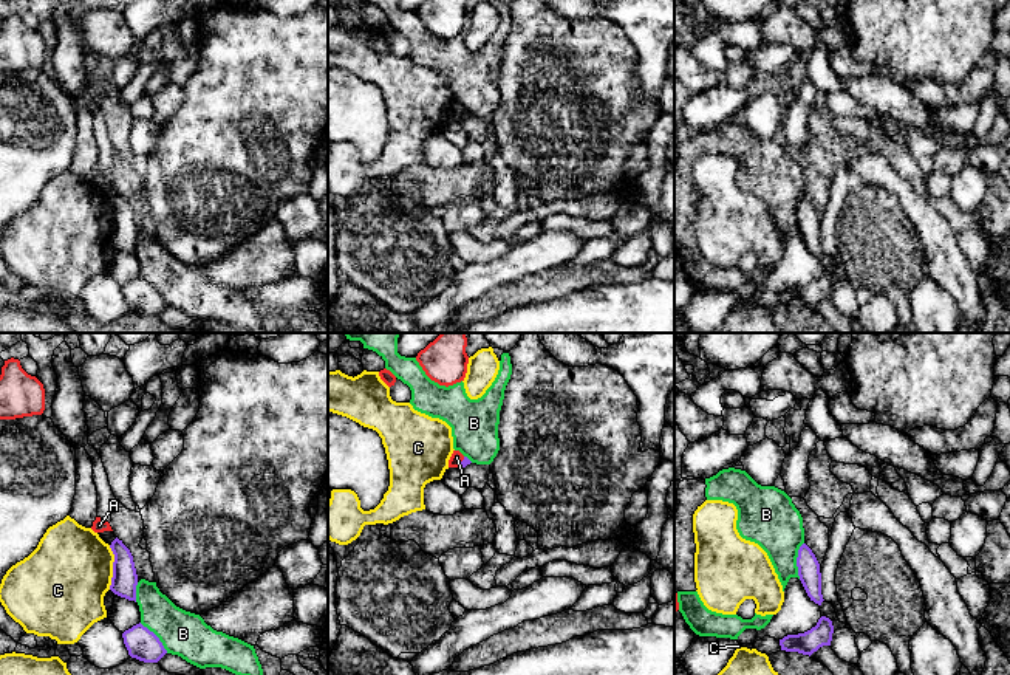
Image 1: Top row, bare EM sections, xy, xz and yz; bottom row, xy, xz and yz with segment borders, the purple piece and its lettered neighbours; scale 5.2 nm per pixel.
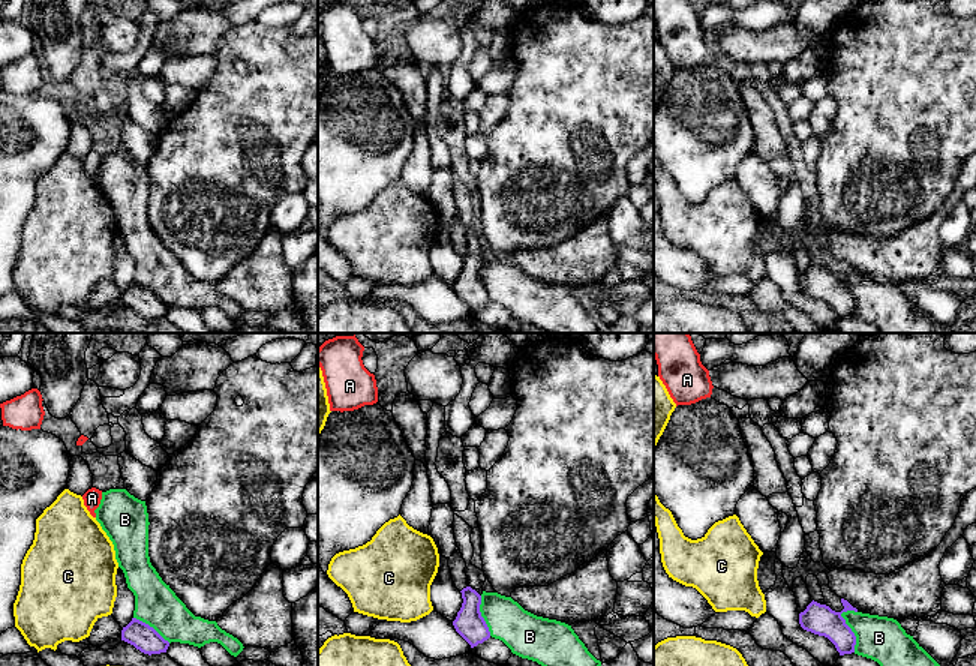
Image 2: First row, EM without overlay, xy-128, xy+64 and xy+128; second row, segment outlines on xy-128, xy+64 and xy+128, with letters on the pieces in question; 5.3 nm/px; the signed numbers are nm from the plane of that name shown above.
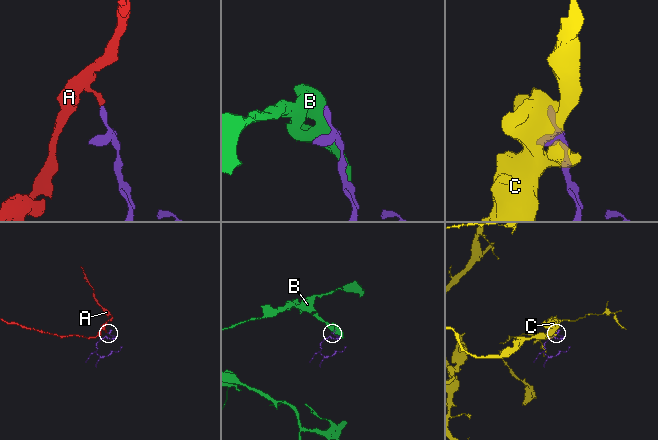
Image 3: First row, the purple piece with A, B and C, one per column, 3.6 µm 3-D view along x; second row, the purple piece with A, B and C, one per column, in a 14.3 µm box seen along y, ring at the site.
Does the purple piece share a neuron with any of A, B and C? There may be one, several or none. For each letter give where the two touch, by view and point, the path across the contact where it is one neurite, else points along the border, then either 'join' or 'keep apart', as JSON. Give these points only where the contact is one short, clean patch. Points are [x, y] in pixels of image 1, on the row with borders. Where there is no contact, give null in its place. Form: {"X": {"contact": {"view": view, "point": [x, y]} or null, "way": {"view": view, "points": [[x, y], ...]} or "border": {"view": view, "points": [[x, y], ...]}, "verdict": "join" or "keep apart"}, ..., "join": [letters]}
{"A": {"contact": {"view": "xz", "point": [461, 462]}, "border": {"view": "xz", "points": [[464, 457], [458, 466]]}, "verdict": "keep apart"}, "B": {"contact": {"view": "yz", "point": [797, 561]}, "verdict": "keep apart"}, "C": {"contact": {"view": "xy", "point": [113, 567]}, "border": {"view": "xy", "points": [[109, 545], [113, 555], [110, 589]]}, "verdict": "keep apart"}, "join": []}

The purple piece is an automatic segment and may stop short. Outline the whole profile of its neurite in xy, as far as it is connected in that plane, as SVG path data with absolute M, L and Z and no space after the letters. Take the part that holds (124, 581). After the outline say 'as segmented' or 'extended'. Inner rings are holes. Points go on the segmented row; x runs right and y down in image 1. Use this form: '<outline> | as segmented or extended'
M118 537L110 545L114 562L110 590L128 601L136 602L138 574L130 550Z | as segmented

